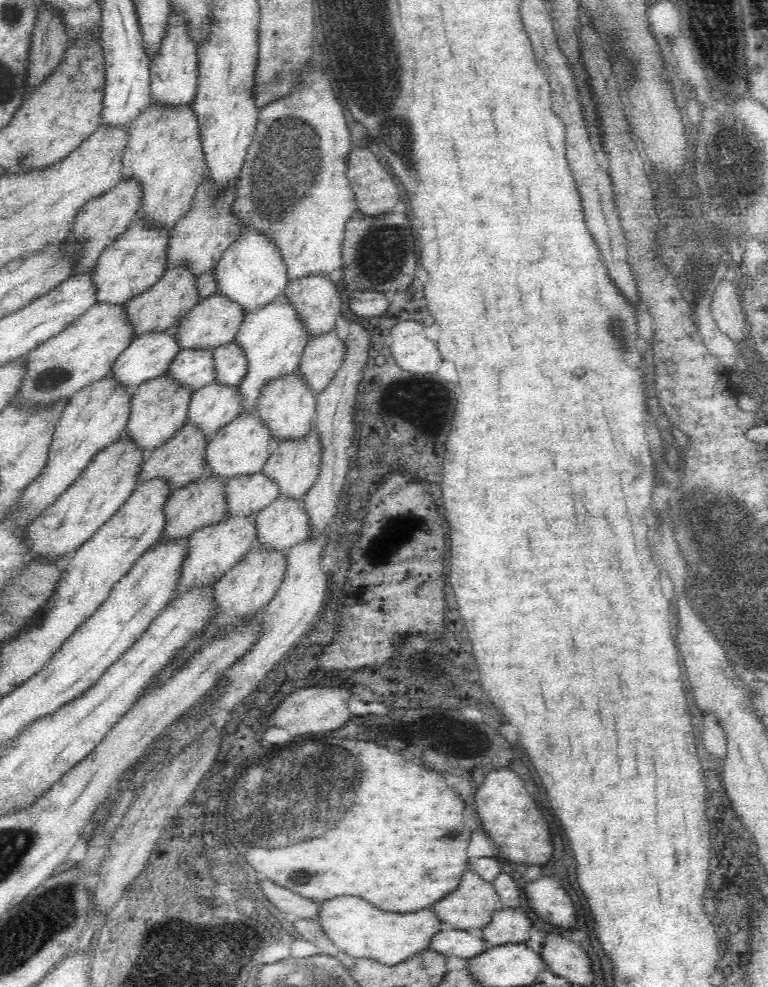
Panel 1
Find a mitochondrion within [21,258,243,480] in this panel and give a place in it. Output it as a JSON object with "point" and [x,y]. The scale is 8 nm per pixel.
{"point":[49,380]}

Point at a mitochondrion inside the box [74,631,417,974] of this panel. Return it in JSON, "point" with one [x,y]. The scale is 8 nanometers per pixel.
{"point":[307,789]}

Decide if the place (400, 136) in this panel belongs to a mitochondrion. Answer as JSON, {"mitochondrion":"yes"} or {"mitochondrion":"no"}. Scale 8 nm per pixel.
{"mitochondrion":"yes"}

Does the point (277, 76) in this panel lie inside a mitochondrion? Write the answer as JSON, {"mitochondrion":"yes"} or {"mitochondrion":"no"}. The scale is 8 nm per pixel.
{"mitochondrion":"yes"}

